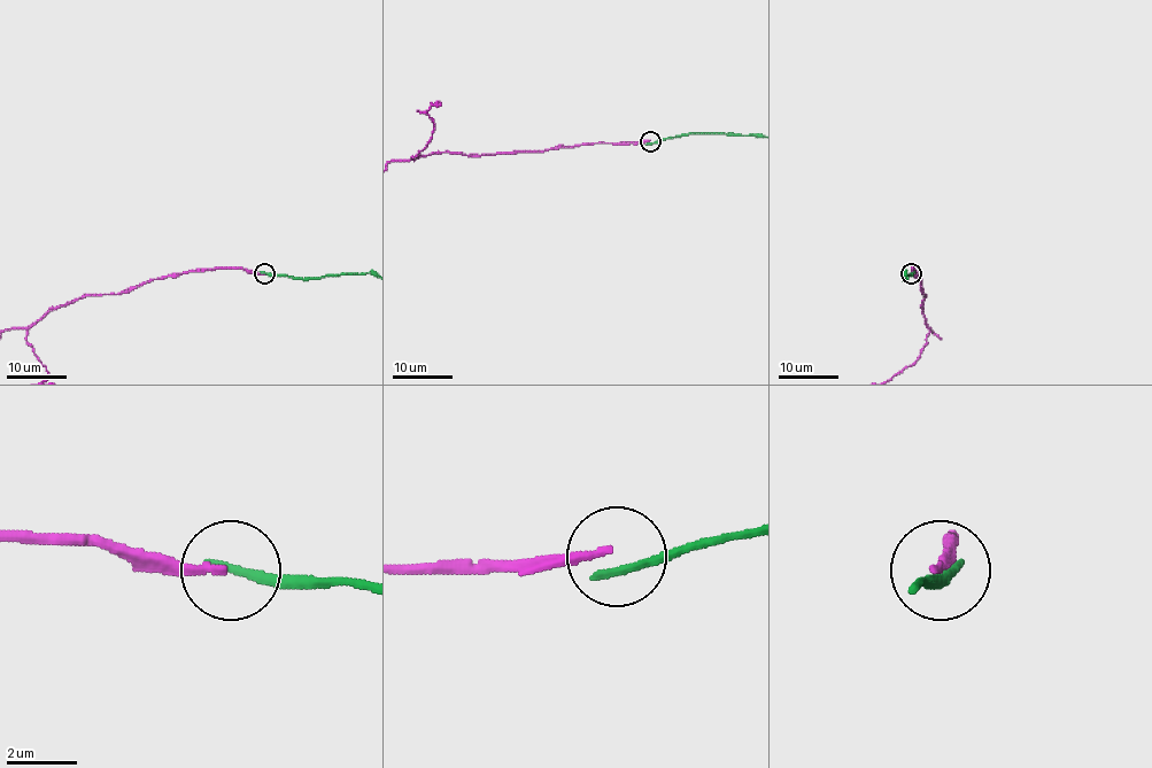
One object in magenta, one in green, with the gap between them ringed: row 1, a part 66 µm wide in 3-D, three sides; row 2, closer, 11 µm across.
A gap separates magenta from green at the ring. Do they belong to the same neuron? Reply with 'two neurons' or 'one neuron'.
two neurons

